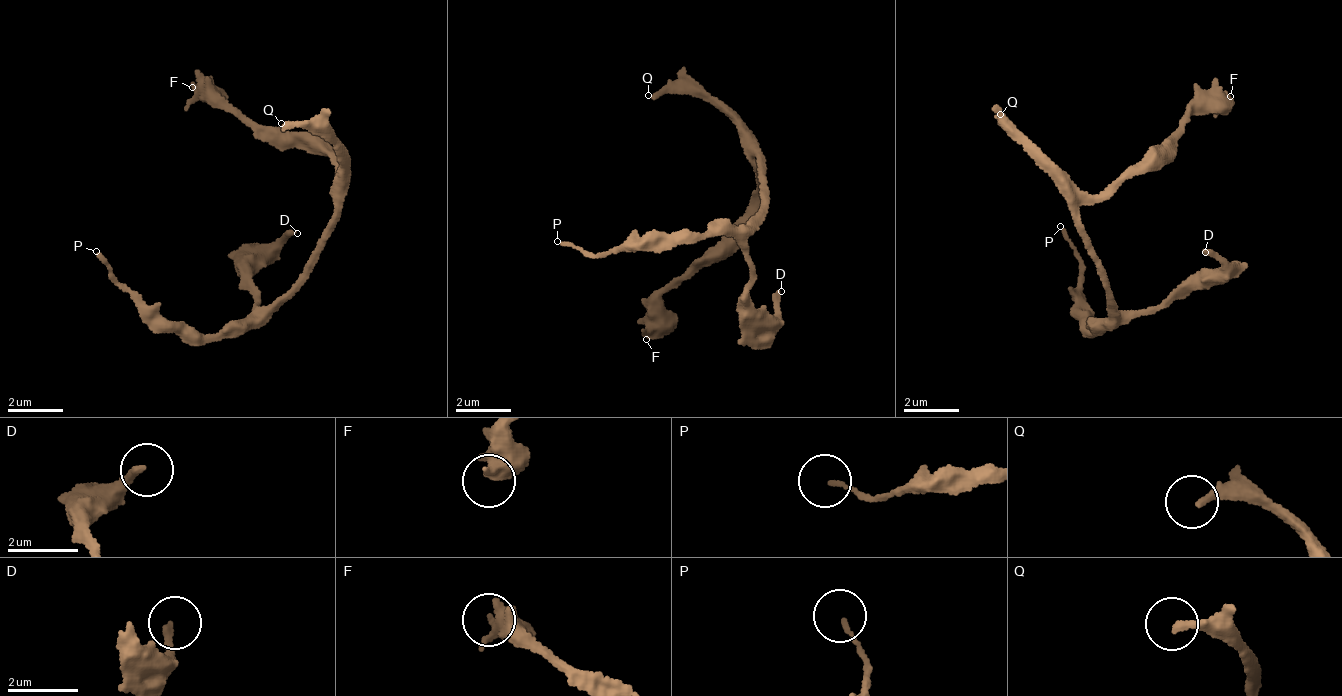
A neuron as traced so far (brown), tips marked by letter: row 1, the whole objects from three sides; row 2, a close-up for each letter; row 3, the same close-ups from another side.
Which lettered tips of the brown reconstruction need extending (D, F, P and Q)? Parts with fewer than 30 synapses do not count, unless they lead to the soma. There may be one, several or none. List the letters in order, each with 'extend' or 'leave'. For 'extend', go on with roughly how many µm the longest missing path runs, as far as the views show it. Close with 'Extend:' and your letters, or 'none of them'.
D: leave
F: extend; about 15 µm are missing
P: leave
Q: extend; about 10 µm are missing
Extend: F, Q

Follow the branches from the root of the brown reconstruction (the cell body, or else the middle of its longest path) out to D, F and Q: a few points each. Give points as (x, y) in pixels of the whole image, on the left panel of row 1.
D: (317, 247), (306, 280), (262, 311), (252, 308), (256, 300), (246, 283), (254, 267), (297, 233)
F: (317, 247), (331, 215), (338, 176), (333, 161), (317, 151), (281, 149), (228, 105), (209, 101), (192, 87)
Q: (317, 247), (326, 234), (341, 157), (326, 135), (287, 130), (281, 123)

